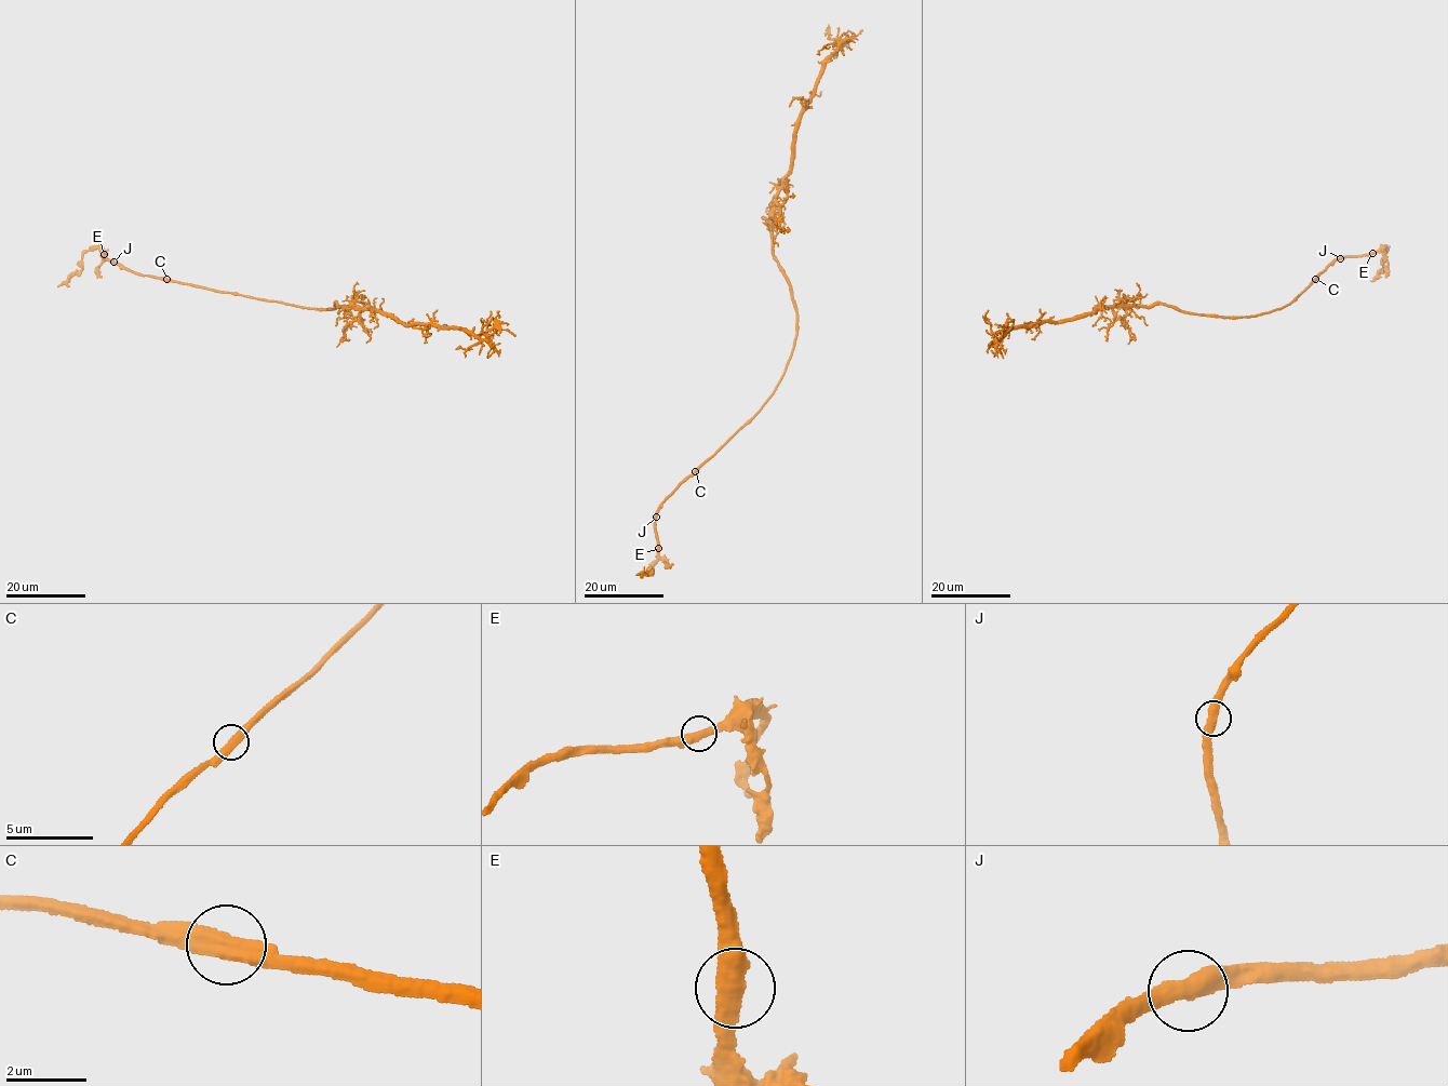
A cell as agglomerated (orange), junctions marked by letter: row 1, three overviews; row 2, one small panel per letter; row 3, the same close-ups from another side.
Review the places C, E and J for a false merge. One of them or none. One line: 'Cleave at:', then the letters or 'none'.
Cleave at: C

